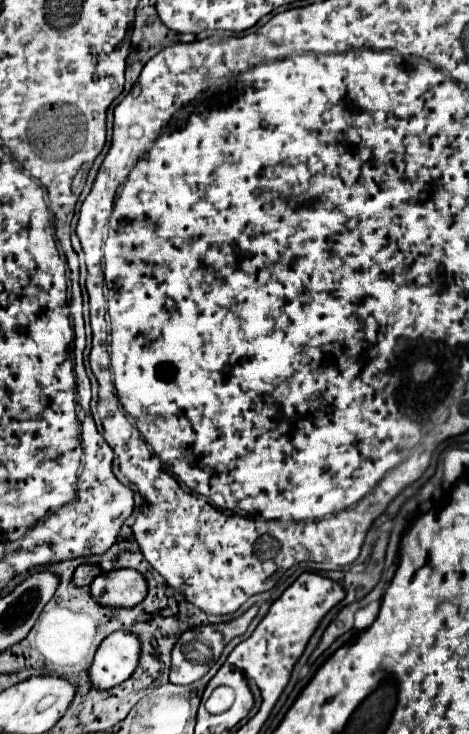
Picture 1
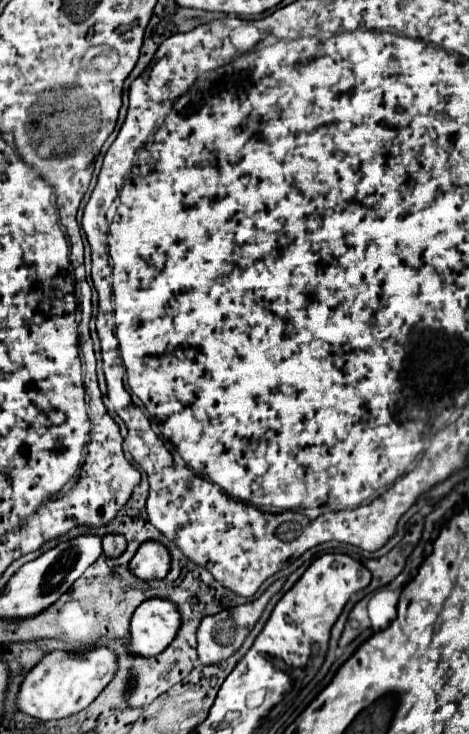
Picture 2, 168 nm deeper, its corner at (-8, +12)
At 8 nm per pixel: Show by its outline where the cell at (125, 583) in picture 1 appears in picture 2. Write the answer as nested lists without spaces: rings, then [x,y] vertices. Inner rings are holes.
[[[147,542],[131,560],[131,572],[141,580],[167,576],[171,568],[171,554],[161,542]]]

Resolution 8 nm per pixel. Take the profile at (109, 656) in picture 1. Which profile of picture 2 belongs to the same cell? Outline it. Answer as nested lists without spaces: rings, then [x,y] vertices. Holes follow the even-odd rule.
[[[161,598],[145,600],[131,618],[129,652],[145,658],[157,656],[171,644],[171,638],[179,632],[179,624],[181,616],[175,604]]]

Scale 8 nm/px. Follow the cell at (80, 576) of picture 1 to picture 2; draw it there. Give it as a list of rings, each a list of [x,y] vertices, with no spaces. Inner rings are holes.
[[[107,534],[103,538],[103,544],[105,544],[105,556],[109,556],[109,558],[117,558],[127,548],[125,536],[121,536],[121,534]]]

